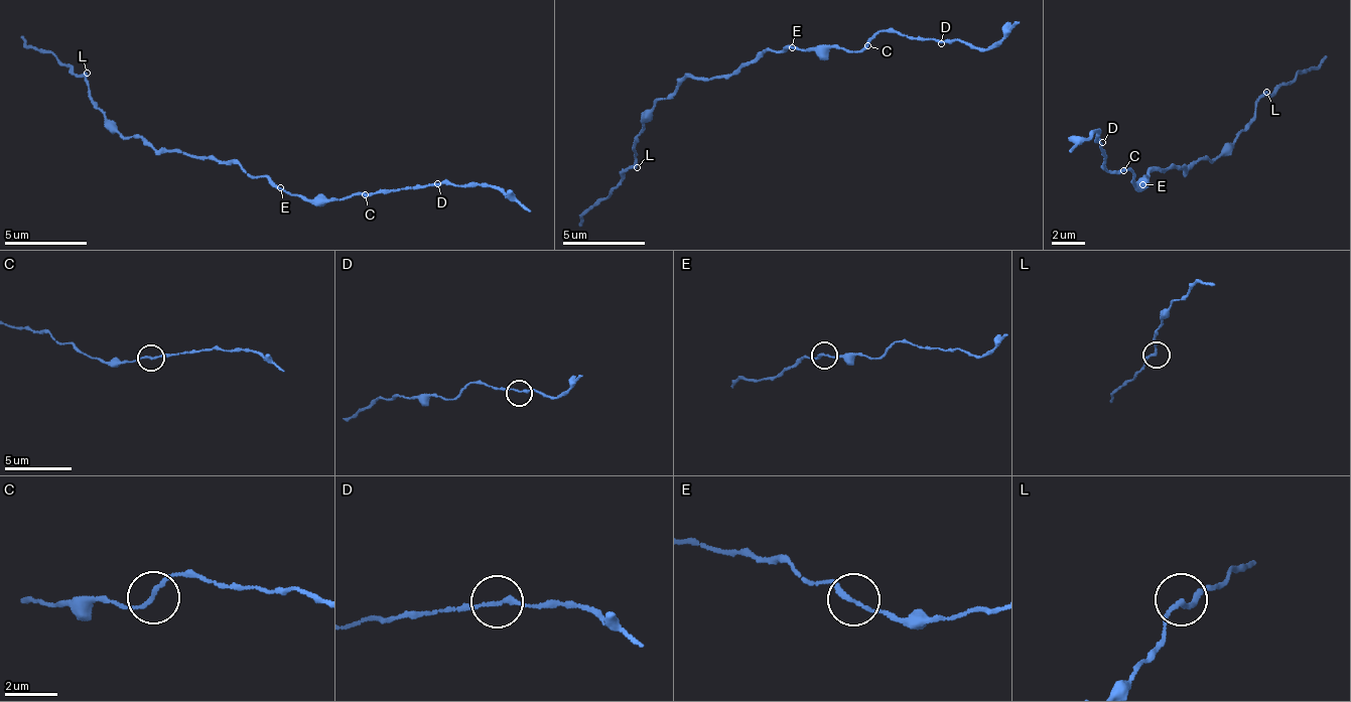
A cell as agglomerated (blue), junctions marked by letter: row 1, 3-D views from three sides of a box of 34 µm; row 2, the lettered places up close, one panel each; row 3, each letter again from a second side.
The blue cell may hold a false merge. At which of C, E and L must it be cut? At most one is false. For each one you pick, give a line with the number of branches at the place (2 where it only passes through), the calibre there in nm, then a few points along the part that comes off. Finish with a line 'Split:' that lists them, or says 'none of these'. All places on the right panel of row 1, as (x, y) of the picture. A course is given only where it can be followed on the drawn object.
Split: none of these

